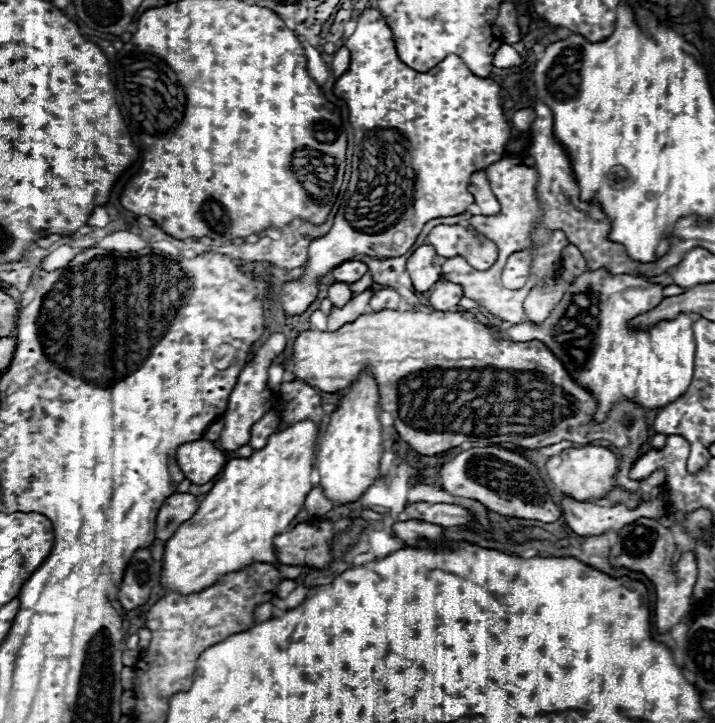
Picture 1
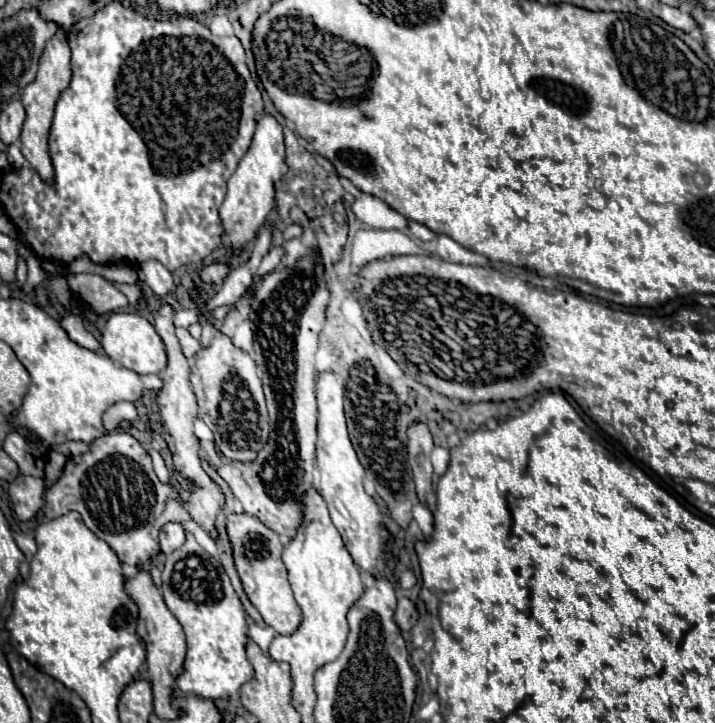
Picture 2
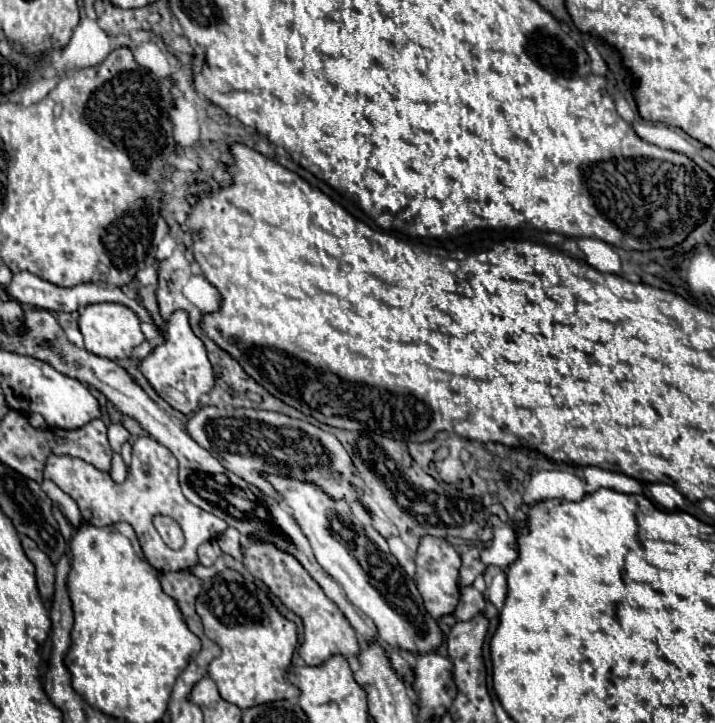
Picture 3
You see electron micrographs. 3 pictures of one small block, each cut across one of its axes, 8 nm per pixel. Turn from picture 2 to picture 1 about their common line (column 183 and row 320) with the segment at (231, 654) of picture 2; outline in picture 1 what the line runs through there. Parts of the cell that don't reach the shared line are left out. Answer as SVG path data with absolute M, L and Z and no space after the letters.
M586 270L574 284L570 284L564 300L552 310L552 316L542 326L532 324L516 324L508 330L500 332L500 338L508 338L514 342L544 342L550 352L564 364L566 372L574 378L574 382L586 388L598 402L598 410L594 412L594 422L604 422L606 414L620 400L632 400L646 410L660 410L674 400L678 400L690 386L692 366L694 366L694 336L692 336L692 320L688 314L678 314L674 320L660 322L650 330L630 330L628 320L640 312L654 308L662 300L662 286L650 284L644 278L634 278L628 274L610 276L604 270L590 272Z

